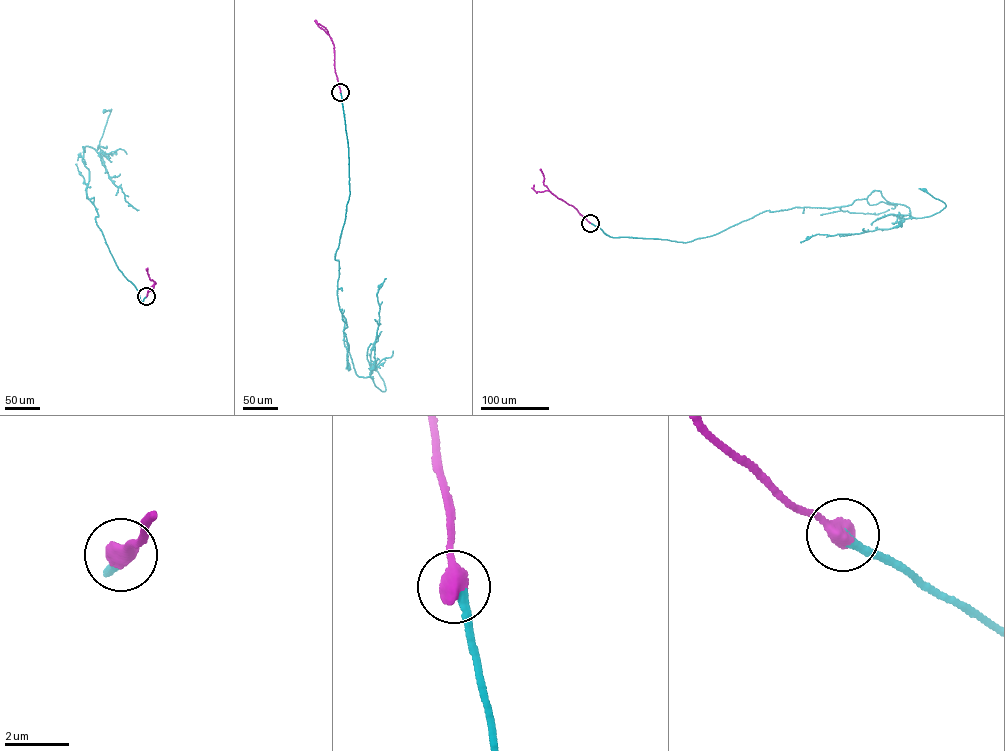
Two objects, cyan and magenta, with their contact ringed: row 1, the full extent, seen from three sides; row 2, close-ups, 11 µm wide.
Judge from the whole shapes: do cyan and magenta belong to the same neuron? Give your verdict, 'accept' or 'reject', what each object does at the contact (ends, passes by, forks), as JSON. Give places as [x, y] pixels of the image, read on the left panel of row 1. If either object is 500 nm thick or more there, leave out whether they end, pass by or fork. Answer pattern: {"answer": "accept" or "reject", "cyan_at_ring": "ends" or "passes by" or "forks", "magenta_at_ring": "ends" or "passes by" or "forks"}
{"answer": "accept"}

